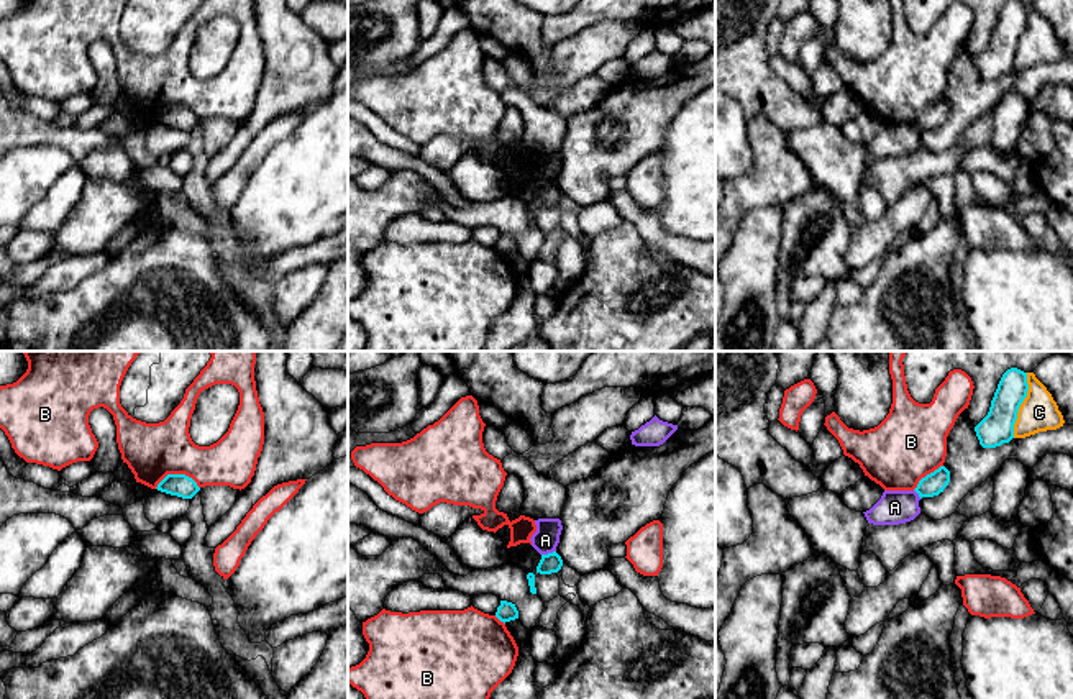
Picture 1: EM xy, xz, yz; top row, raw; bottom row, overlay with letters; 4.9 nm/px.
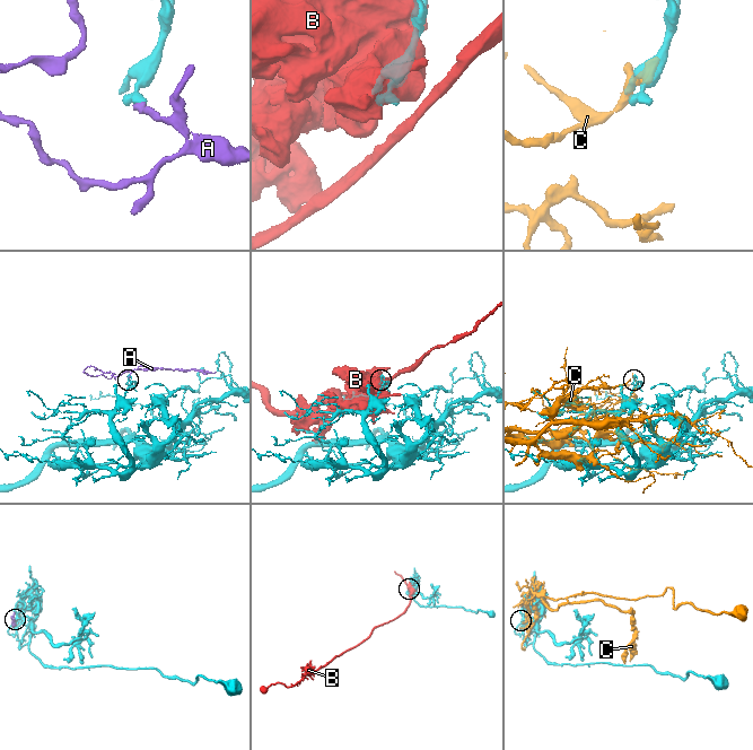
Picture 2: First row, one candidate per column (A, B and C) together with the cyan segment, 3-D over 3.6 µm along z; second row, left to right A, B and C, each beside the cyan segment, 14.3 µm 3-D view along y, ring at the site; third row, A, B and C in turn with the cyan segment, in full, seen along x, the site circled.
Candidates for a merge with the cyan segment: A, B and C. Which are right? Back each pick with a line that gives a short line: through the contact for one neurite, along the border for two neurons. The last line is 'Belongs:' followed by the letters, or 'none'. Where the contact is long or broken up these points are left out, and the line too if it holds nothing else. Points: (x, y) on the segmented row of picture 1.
Belongs: none

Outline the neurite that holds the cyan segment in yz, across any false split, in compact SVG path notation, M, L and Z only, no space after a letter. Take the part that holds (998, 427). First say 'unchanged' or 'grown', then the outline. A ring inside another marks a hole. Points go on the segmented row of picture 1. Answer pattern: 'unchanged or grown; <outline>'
unchanged; M1011 368L1002 374L988 415L975 427L983 448L996 448L1014 438L1014 423L1027 391L1027 372Z

